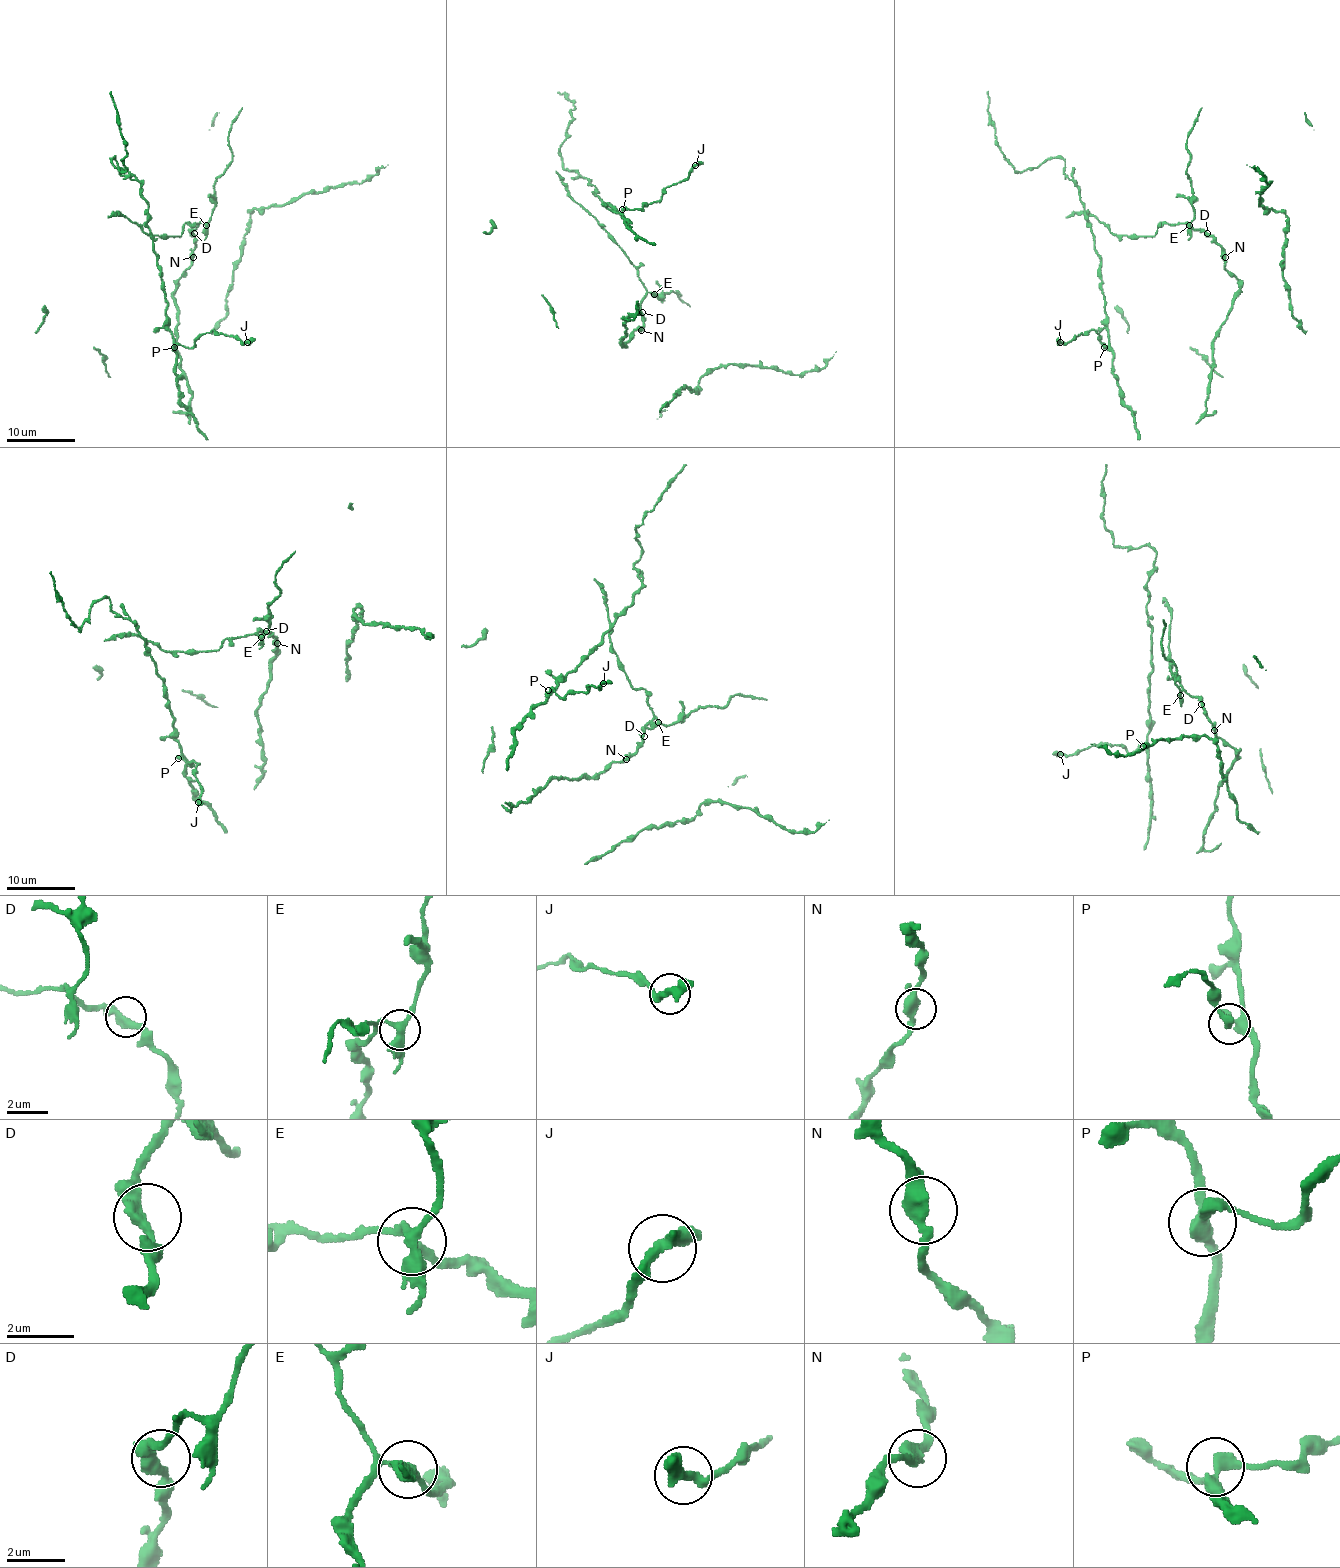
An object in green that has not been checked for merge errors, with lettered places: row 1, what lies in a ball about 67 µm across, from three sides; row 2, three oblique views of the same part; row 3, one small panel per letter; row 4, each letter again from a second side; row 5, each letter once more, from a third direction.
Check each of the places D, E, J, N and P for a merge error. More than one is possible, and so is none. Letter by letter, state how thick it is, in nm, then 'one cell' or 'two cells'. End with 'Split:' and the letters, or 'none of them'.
D: 340 nm | one cell
E: 300 nm | two cells
J: 360 nm | one cell
N: 360 nm | one cell
P: 320 nm | one cell
Split: E

